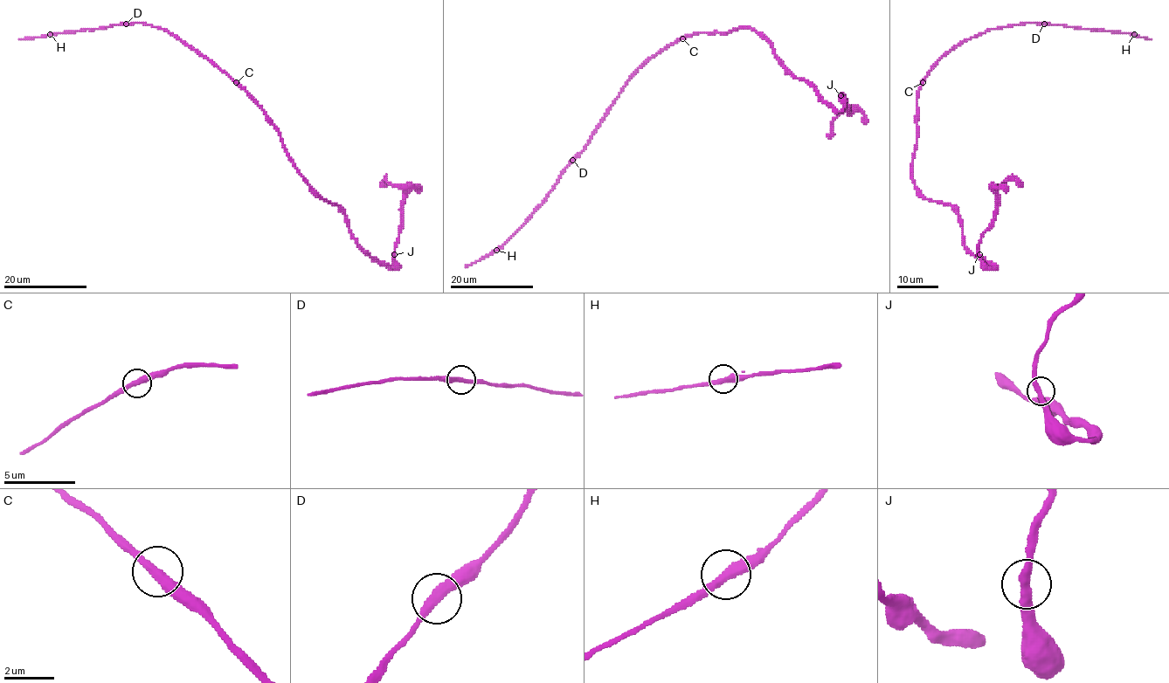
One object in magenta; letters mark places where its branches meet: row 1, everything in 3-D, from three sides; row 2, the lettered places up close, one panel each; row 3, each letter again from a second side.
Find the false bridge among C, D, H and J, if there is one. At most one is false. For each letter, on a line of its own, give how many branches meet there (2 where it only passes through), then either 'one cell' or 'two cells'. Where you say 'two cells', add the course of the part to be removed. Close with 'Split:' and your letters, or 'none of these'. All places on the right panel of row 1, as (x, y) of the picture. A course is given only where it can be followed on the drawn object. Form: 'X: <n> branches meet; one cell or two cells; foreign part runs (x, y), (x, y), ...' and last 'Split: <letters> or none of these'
C: 2 branches meet; one cell
D: 2 branches meet; one cell
H: 2 branches meet; one cell
J: 2 branches meet; one cell
Split: none of these

